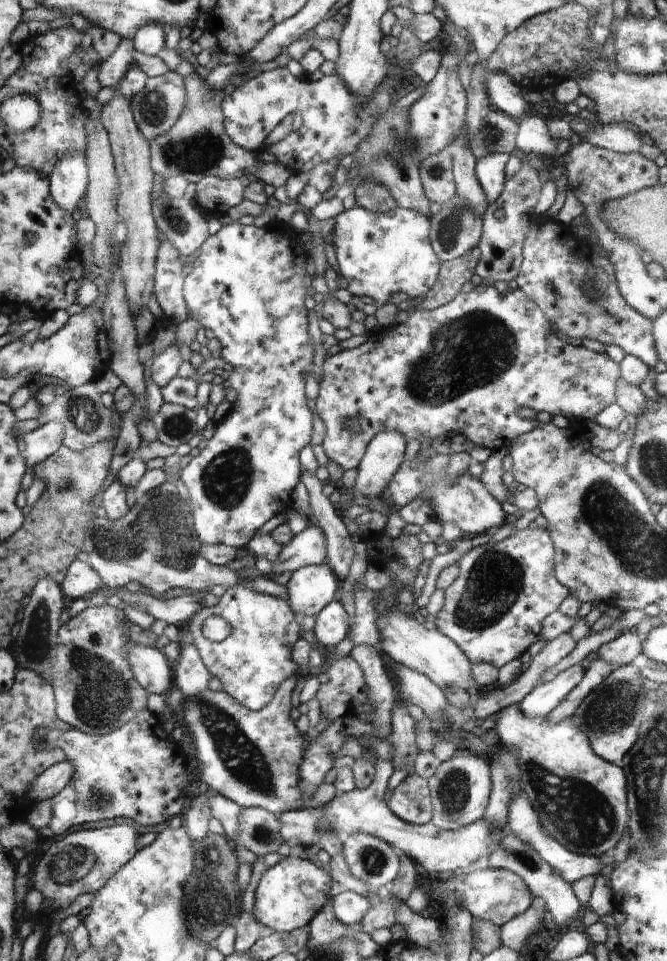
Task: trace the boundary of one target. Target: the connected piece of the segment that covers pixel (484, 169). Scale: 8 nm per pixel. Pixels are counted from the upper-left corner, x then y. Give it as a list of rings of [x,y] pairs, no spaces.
[[[492,153],[477,160],[475,175],[490,203],[502,192],[506,180],[504,168],[509,158],[509,153]]]

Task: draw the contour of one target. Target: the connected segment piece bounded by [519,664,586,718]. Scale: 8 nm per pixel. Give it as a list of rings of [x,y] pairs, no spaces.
[[[572,665],[559,672],[553,680],[543,681],[534,687],[520,702],[524,716],[546,718],[580,681],[585,666]]]

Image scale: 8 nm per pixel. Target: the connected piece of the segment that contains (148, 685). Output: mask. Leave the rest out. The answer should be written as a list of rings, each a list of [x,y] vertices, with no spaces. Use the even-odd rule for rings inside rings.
[[[131,647],[129,658],[135,678],[144,690],[149,694],[166,695],[172,684],[172,674],[160,649]]]

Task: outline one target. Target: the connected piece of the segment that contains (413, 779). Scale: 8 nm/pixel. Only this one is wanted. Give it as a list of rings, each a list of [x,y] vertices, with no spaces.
[[[409,774],[392,792],[387,805],[398,818],[423,825],[431,820],[430,789],[425,778]]]

